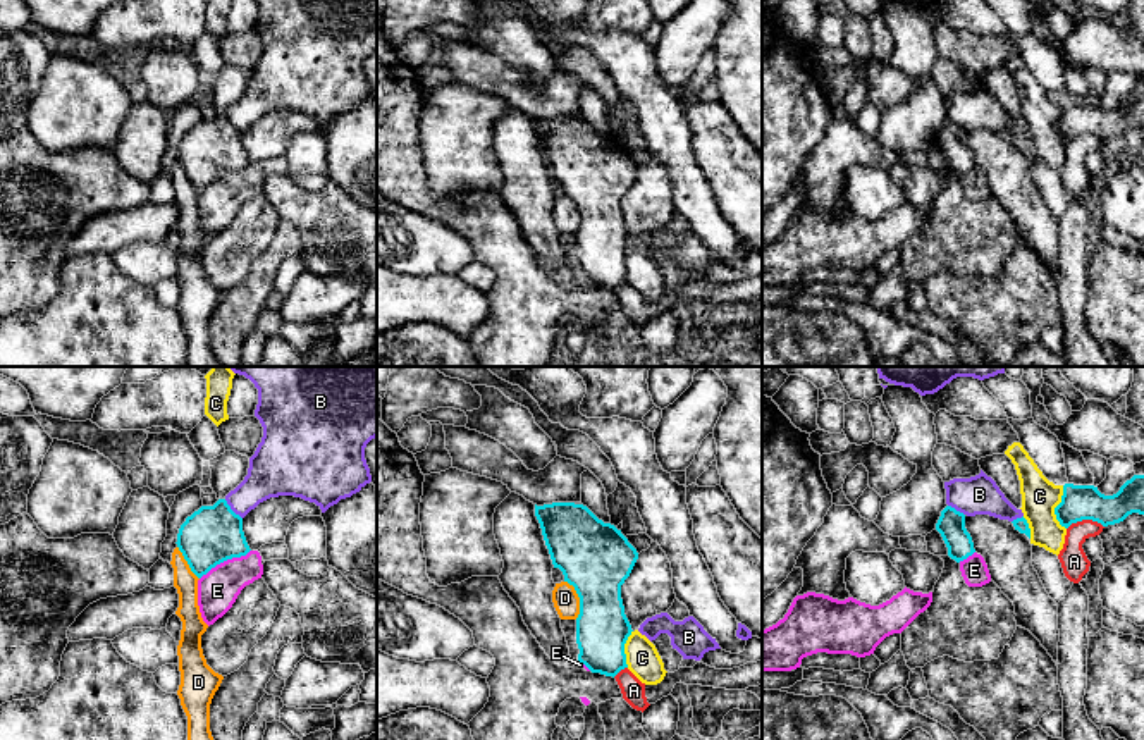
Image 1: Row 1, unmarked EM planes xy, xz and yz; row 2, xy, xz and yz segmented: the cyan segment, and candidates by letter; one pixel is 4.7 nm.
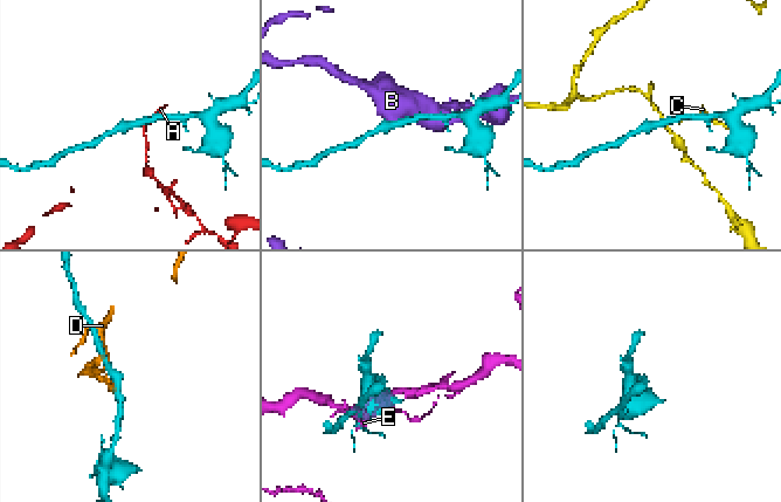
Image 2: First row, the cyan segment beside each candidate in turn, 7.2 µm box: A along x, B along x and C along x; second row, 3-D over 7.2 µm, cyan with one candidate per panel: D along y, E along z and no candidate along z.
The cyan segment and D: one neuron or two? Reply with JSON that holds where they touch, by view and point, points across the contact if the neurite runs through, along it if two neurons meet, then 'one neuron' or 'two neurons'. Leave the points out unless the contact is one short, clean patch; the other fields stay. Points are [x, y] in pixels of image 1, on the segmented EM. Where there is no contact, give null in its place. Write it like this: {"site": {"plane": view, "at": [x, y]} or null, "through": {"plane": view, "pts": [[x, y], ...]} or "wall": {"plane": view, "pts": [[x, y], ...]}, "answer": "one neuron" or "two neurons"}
{"site": {"plane": "xz", "at": [580, 599]}, "wall": {"plane": "xz", "pts": [[565, 580], [578, 598], [577, 618]]}, "answer": "two neurons"}

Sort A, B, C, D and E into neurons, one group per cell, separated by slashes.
A / B / C / D / E

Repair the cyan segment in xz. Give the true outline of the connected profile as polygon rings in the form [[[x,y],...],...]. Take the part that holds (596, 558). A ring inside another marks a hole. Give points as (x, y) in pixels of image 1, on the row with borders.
[[[535,504],[535,516],[554,568],[563,571],[564,582],[573,585],[580,597],[580,614],[576,618],[578,661],[592,673],[614,678],[621,669],[628,668],[624,644],[633,630],[624,614],[621,585],[630,577],[638,552],[621,530],[599,520],[583,504]]]

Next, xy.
[[[218,499],[213,506],[201,506],[188,516],[175,544],[198,578],[217,564],[251,551],[243,532],[243,518],[225,499]]]

